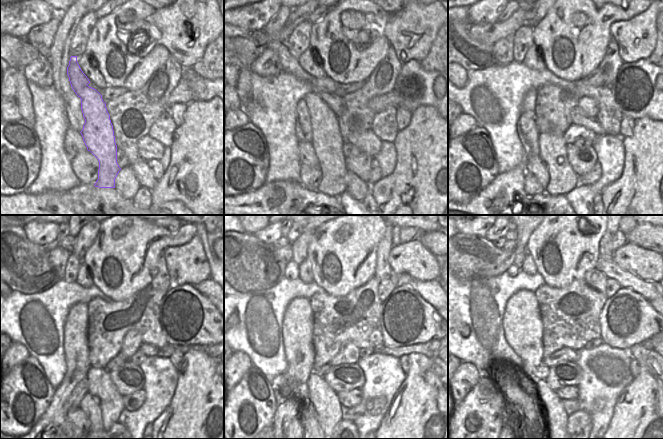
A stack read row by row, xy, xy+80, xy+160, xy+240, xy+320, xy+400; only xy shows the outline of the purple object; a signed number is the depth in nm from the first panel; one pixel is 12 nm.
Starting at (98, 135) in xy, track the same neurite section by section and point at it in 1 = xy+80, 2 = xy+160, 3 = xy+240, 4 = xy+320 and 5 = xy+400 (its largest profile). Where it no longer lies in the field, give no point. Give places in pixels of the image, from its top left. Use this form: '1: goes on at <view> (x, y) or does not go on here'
1: goes on at xy+80 (327, 142)
2: goes on at xy+160 (552, 148)
3: goes on at xy+240 (101, 385)
4: goes on at xy+320 (325, 400)
5: goes on at xy+400 (556, 417)

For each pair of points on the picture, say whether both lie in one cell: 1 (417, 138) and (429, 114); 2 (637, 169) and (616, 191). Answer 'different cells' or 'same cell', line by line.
1: same cell
2: same cell

